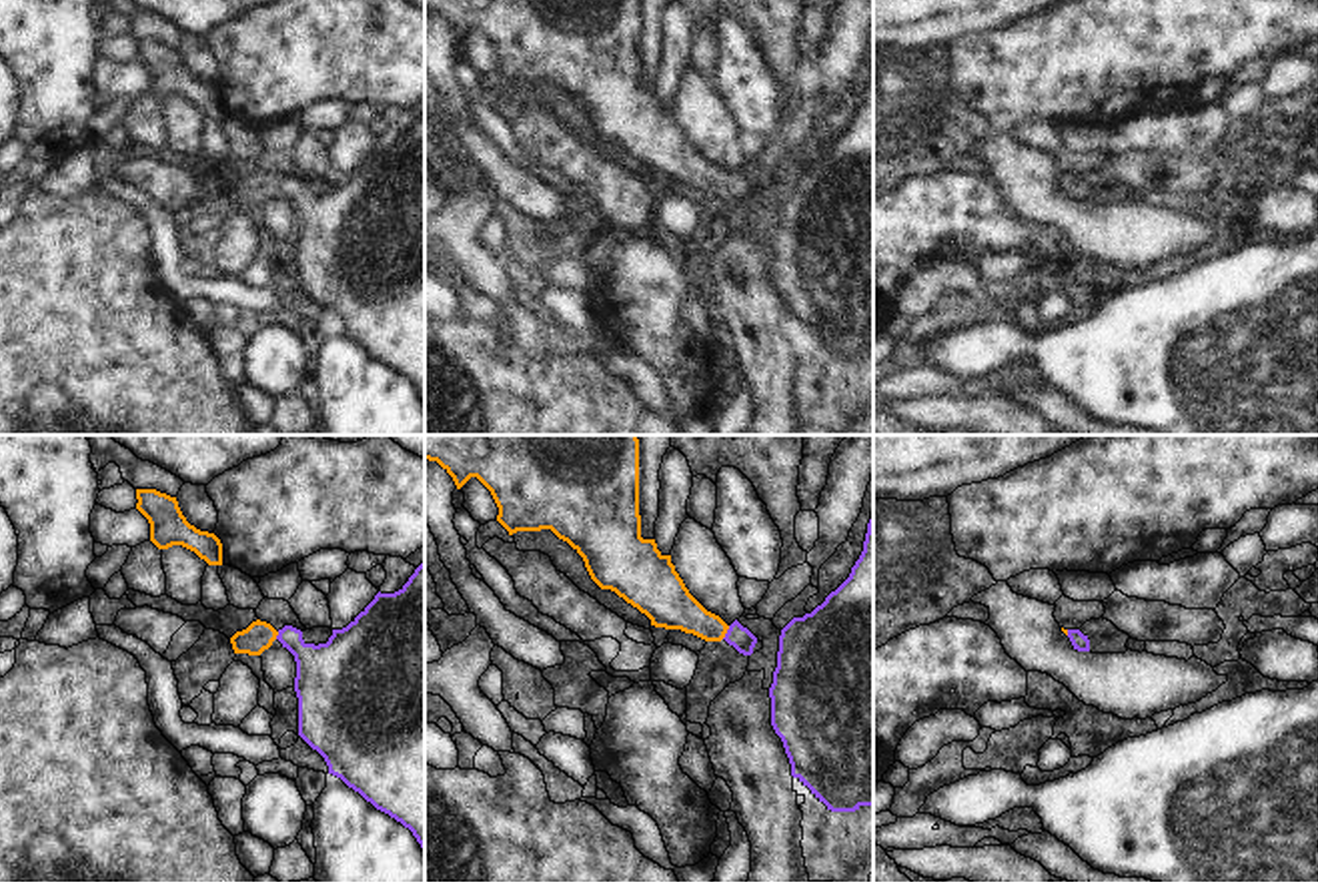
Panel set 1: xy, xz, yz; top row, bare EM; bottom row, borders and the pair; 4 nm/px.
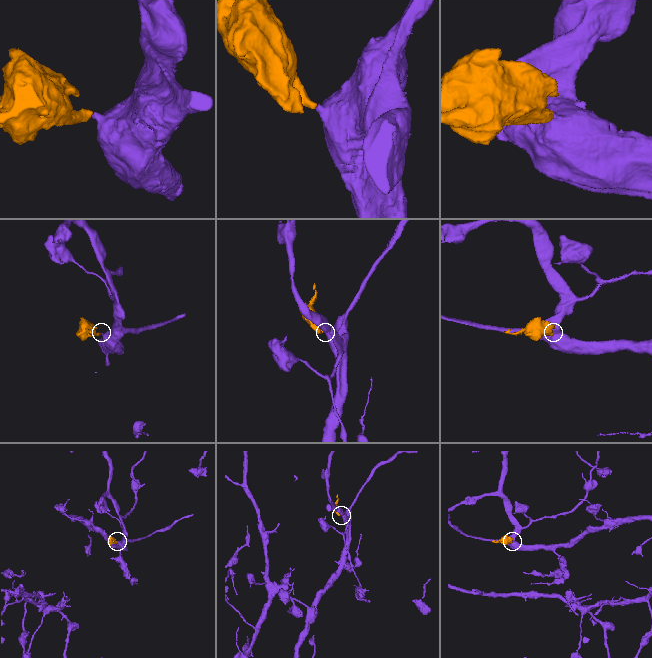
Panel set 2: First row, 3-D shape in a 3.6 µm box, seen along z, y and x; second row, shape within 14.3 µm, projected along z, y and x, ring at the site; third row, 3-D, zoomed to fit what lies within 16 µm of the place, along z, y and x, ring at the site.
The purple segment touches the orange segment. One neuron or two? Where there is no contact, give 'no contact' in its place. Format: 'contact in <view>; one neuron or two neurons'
contact in xz; one neuron

